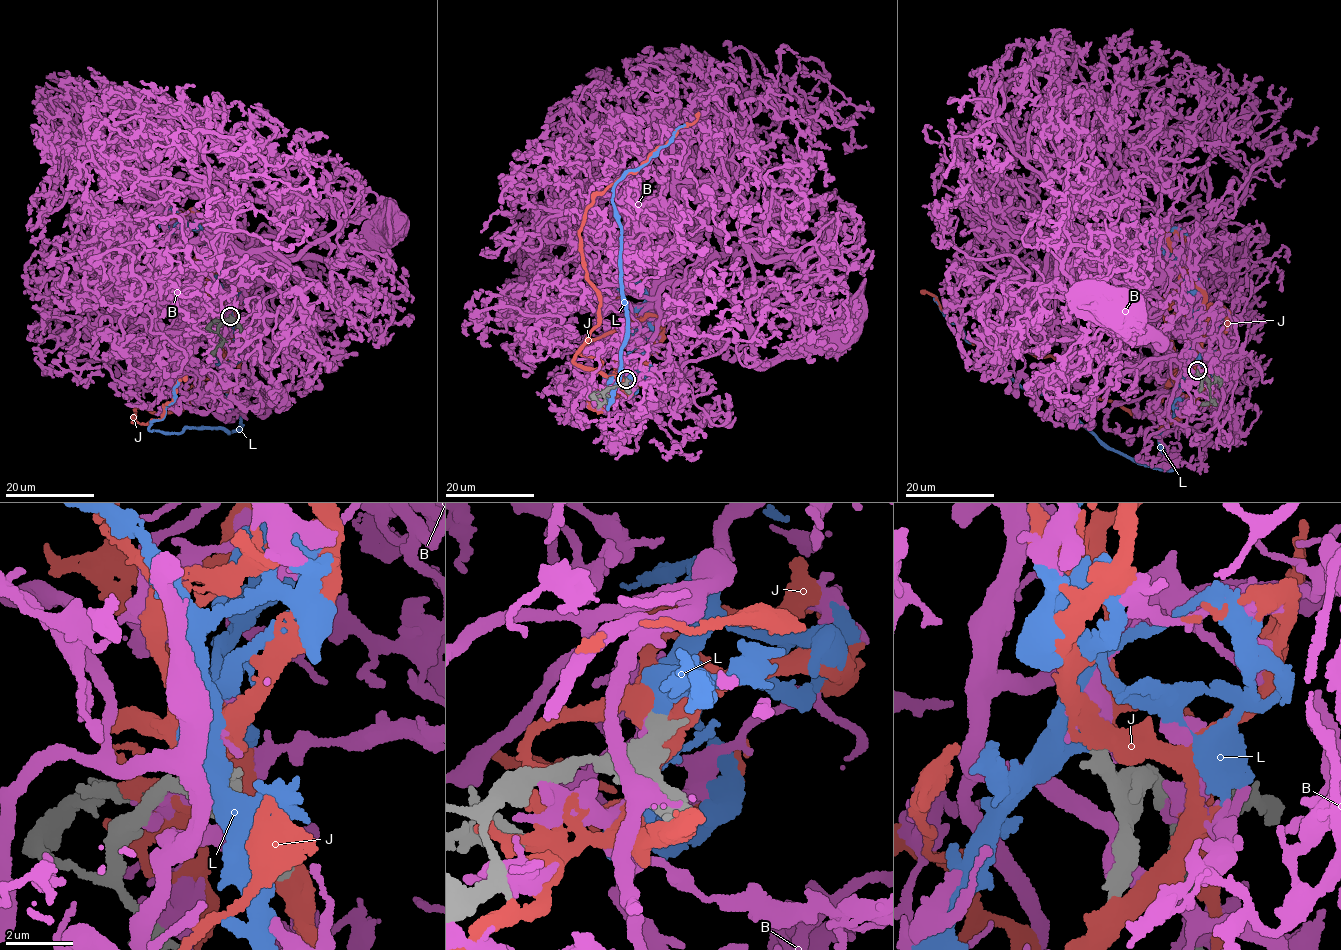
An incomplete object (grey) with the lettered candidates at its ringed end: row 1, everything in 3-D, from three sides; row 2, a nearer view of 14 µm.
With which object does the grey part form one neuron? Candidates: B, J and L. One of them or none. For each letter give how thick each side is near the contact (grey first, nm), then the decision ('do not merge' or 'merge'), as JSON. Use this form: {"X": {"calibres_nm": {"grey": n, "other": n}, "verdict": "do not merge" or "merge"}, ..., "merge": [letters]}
{"B": {"calibres_nm": {"grey": 500, "other": 480}, "verdict": "do not merge"}, "J": {"calibres_nm": {"grey": 480, "other": 360}, "verdict": "do not merge"}, "L": {"calibres_nm": {"grey": 480, "other": 550}, "verdict": "merge"}, "merge": ["L"]}

